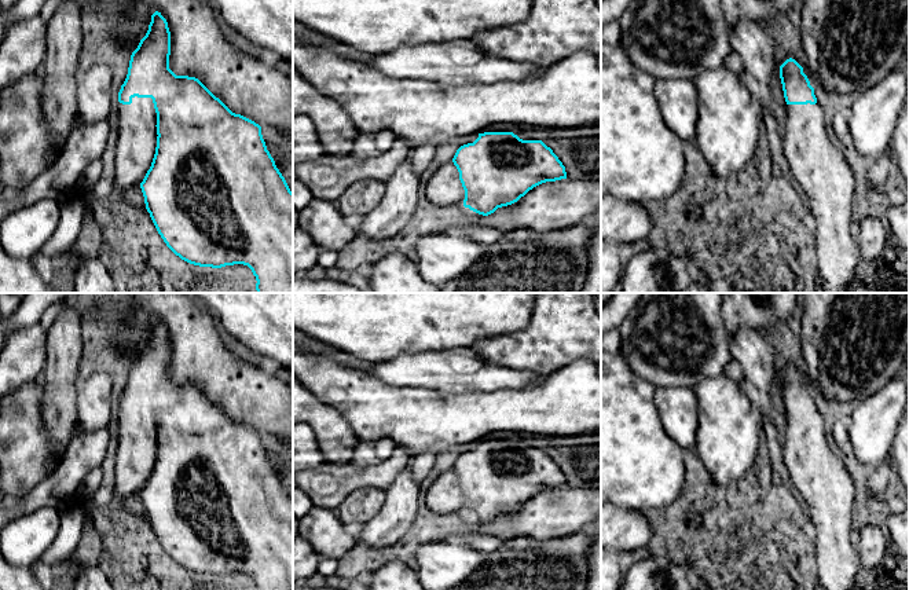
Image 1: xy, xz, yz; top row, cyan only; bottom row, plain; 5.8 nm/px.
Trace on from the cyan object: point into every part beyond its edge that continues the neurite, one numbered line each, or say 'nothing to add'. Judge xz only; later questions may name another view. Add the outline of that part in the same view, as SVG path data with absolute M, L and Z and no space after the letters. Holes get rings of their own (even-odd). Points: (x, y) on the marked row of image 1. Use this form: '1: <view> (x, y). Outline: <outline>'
1: xz (444, 189). Outline: M452 161L440 165L432 175L425 186L425 194L437 206L463 205L465 190Z

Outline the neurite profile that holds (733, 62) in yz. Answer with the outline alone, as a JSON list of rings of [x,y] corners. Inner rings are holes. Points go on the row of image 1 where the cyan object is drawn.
[[[730,52],[727,55],[727,58],[725,59],[725,66],[732,72],[734,73],[736,76],[741,76],[743,72],[745,70],[740,56],[736,54],[736,52]]]

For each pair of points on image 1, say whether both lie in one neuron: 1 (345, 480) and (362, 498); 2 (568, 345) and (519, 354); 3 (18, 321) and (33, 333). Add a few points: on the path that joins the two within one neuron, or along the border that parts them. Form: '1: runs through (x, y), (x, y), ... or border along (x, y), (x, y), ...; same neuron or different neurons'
1: border along (384, 490), (373, 487), (356, 488), (333, 509); different neurons
2: runs through (556, 345), (531, 348); same neuron
3: border along (39, 322), (14, 332); different neurons

